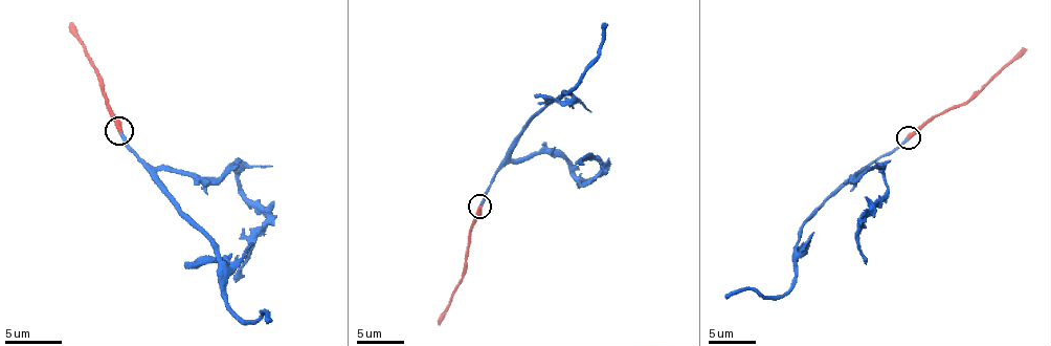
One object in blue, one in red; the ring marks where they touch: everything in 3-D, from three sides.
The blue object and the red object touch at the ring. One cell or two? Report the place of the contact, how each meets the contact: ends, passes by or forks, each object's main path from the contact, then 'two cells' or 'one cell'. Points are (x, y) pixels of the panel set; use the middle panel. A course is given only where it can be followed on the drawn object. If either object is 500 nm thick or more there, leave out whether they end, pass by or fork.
(479, 207) | blue ends | red ends | blue via (481, 206), (511, 142), (551, 102), (580, 80), (601, 47), (603, 28), (608, 23) | red via (481, 206), (468, 239), (466, 272), (438, 324) | one cell

